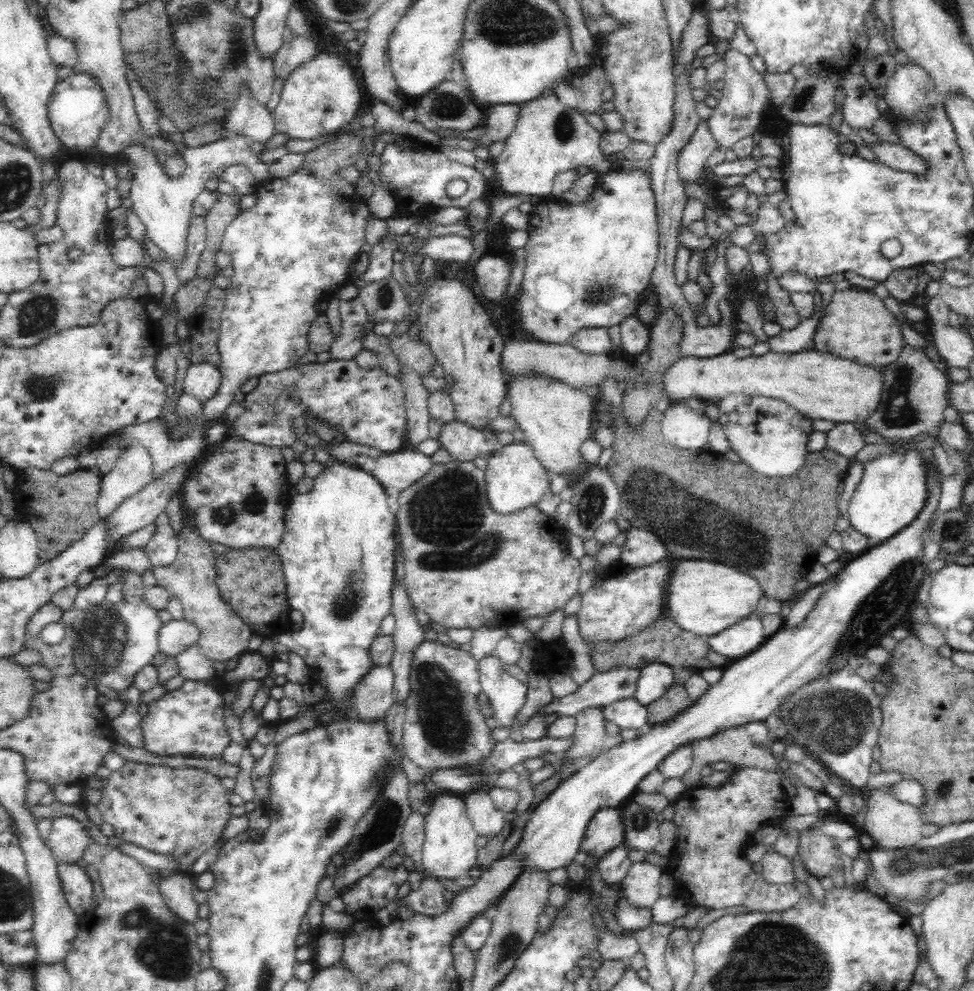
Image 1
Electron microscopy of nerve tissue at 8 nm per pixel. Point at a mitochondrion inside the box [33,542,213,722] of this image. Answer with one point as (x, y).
(104, 641)

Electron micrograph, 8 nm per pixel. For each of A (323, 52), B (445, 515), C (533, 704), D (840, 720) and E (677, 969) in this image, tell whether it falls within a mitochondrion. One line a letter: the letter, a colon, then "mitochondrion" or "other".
A: other
B: mitochondrion
C: other
D: mitochondrion
E: other

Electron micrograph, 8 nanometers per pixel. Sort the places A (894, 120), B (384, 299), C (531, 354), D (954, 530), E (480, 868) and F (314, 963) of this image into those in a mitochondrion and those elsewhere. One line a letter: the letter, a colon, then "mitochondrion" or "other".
A: other
B: mitochondrion
C: other
D: mitochondrion
E: other
F: other

